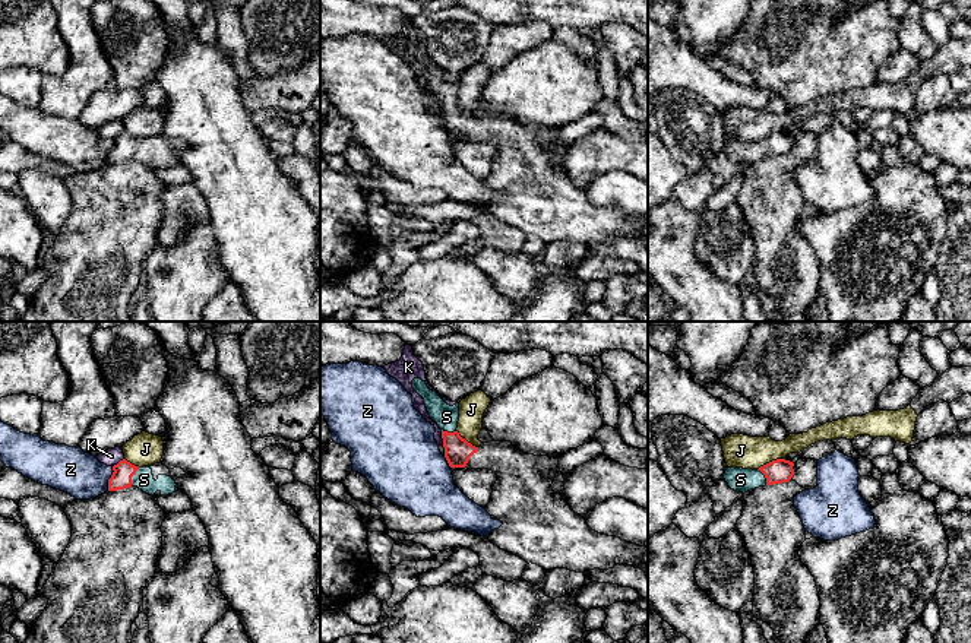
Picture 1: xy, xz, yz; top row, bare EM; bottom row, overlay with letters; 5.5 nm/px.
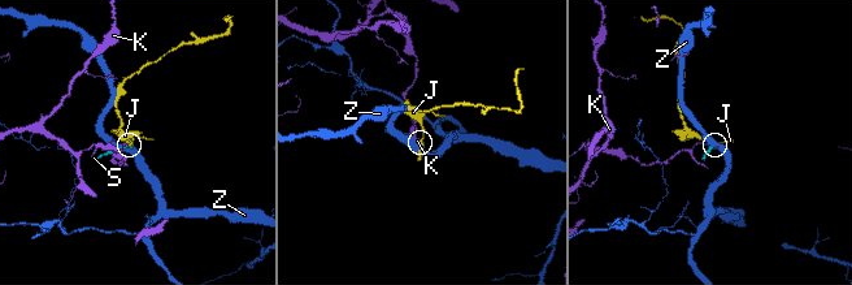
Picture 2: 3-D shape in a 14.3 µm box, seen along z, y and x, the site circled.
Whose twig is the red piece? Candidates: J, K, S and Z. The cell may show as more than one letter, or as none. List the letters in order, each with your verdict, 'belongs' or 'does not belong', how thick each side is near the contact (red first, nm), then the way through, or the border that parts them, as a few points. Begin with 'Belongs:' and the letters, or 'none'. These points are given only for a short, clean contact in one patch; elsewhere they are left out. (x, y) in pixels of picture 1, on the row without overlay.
Belongs: S
J: does not belong; 130 nm thick on the red side, 180 nm on the other; border along yz (784, 130), (769, 133), (758, 142)
K: does not belong; 150 nm thick on the red side, 60 nm on the other; border along xz (440, 103), (443, 117)
S: belongs; 110 nm thick on the red side, 110 nm on the other
Z: does not belong; 110 nm thick on the red side, 240 nm on the other; border along xy (113, 139), (107, 162)

